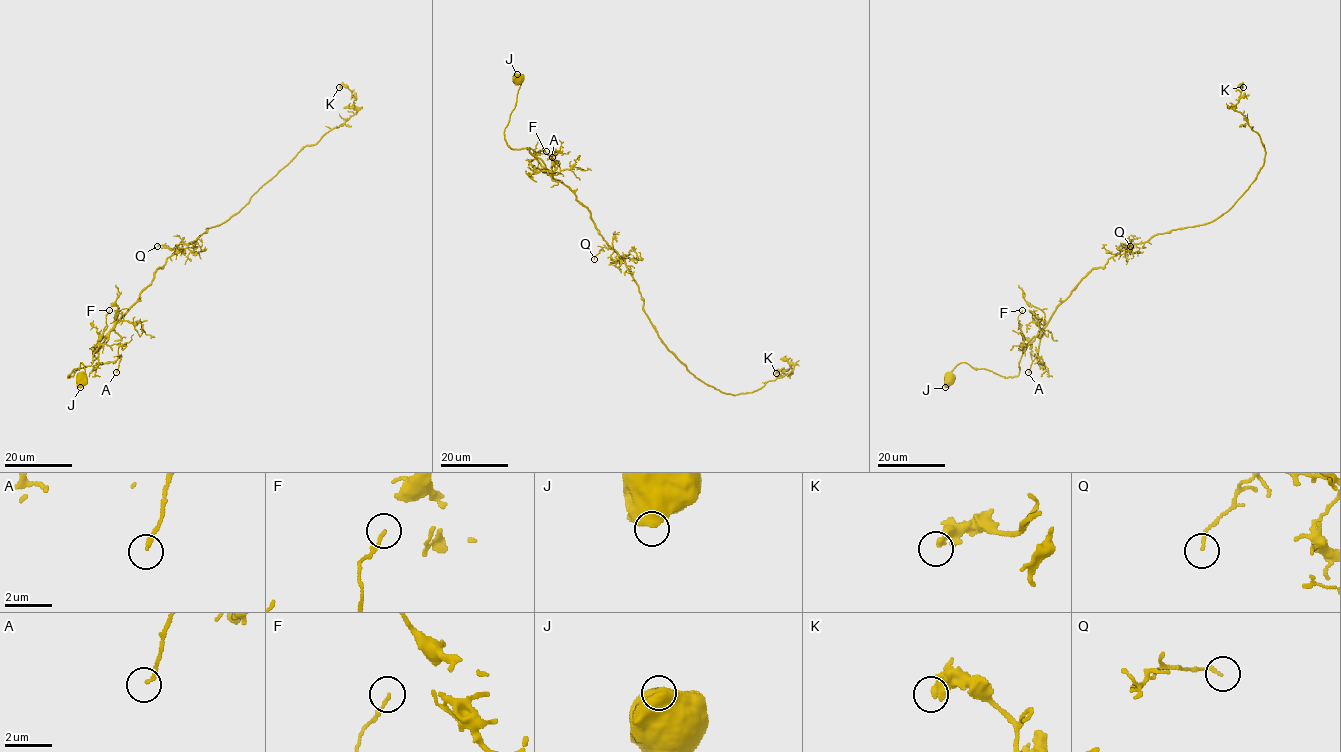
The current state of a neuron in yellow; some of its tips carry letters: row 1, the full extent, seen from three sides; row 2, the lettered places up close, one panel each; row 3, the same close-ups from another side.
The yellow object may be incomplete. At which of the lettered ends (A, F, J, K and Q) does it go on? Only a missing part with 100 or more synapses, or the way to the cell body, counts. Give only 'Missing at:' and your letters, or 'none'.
Missing at: none

